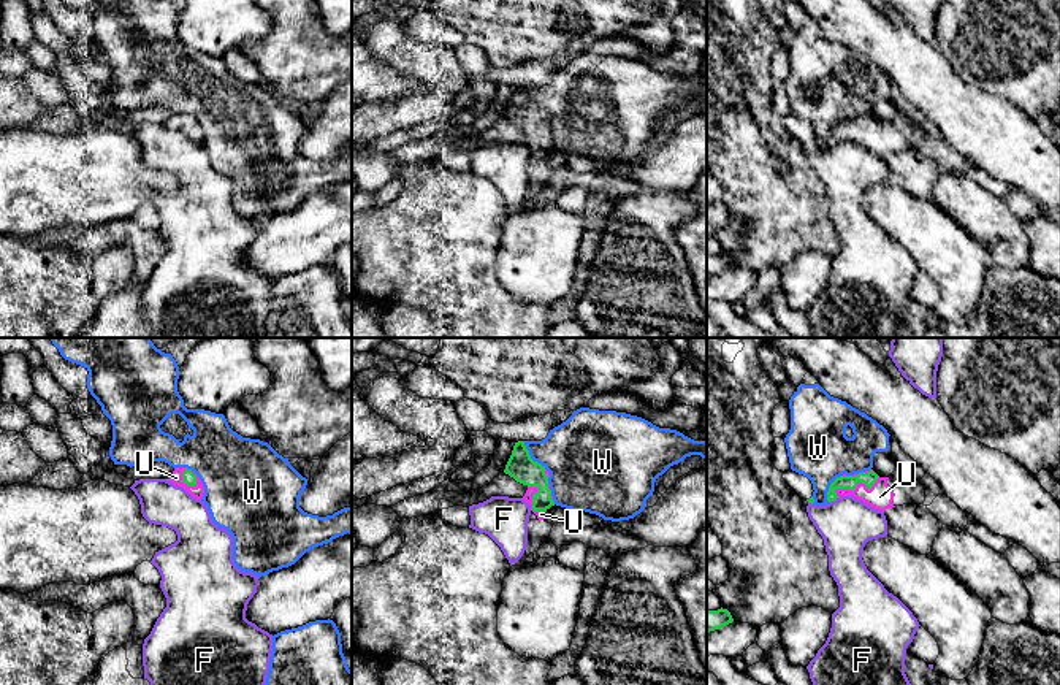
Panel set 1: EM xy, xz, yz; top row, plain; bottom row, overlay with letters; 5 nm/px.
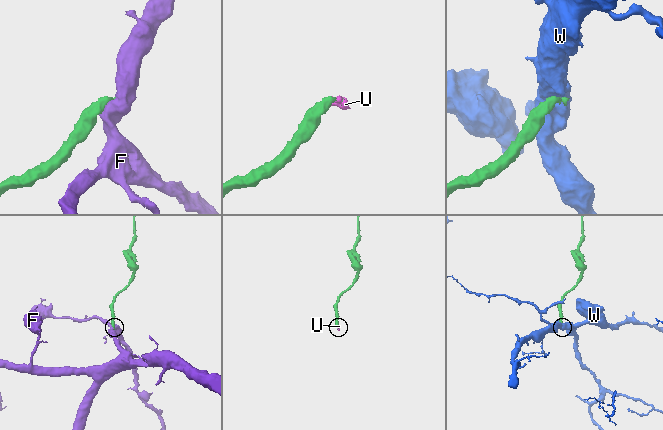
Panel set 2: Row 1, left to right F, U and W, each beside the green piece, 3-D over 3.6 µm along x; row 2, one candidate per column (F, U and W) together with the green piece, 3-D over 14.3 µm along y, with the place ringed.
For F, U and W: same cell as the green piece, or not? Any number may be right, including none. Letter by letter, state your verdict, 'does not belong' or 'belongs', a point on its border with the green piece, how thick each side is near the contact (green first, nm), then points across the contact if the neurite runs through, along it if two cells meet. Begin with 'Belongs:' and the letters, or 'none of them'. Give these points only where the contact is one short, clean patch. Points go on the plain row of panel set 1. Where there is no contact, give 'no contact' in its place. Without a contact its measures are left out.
Belongs: U
F: does not belong; contact yz (832, 145); calibres 70 and 280 nm; border yz (837, 141), (829, 148)
U: belongs; contact yz (856, 130); calibres 70 and 130 nm; way yz (870, 122), (856, 130), (865, 130), (880, 141)
W: does not belong; contact xz (530, 102); calibres 140 and 360 nm; border xz (522, 86), (528, 99), (545, 113)

